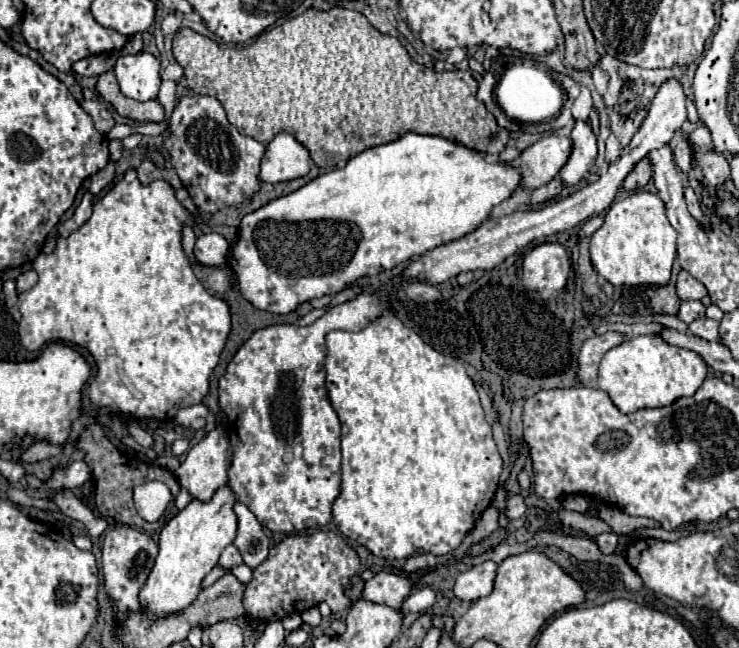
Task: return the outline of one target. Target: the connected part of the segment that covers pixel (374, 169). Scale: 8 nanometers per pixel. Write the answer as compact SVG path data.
M406 132L394 142L360 152L346 168L322 174L296 192L276 198L244 216L230 266L248 302L272 314L288 314L302 302L347 288L356 280L352 276L376 276L412 256L422 256L436 246L474 232L498 204L506 202L518 190L520 182L520 168L508 162L490 162L484 152L448 138Z

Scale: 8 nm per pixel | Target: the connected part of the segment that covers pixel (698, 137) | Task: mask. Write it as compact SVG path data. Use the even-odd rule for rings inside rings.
M698 126L692 134L688 134L686 138L688 144L694 144L694 146L700 146L700 148L712 148L712 140L710 140L710 132L706 126Z

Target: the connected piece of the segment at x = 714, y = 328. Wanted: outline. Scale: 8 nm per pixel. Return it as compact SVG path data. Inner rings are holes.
M704 316L704 318L694 320L694 322L688 326L688 330L690 330L692 334L704 338L704 340L718 340L718 338L720 338L718 326L720 326L718 320L712 320L712 318L706 318L706 316Z

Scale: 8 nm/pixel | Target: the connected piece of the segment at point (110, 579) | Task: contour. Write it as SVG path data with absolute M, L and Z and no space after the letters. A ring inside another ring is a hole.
M118 524L112 530L106 532L104 544L102 544L102 574L104 574L104 586L108 590L108 596L116 600L118 616L122 616L126 610L138 612L138 590L144 586L154 560L156 560L156 542L138 528L128 528L126 524Z

